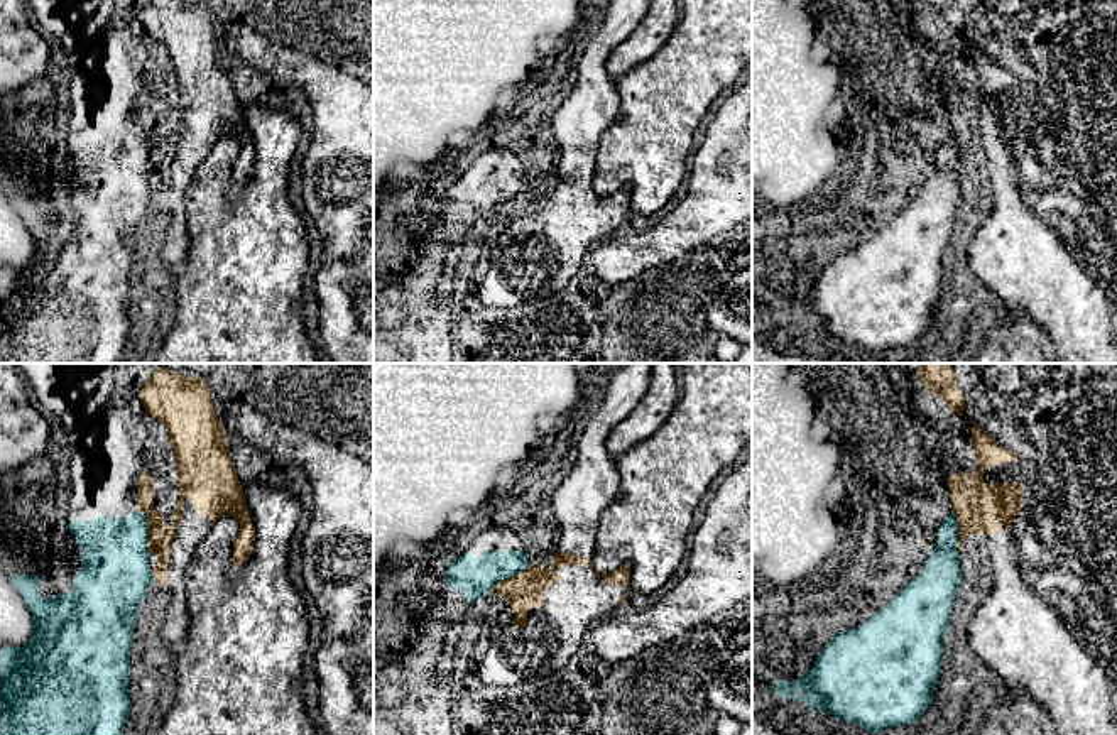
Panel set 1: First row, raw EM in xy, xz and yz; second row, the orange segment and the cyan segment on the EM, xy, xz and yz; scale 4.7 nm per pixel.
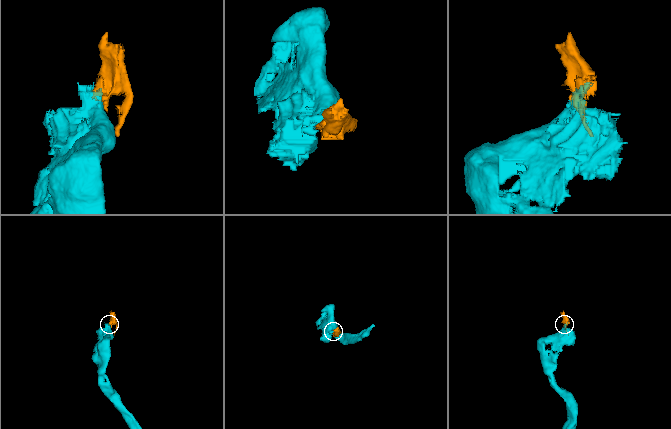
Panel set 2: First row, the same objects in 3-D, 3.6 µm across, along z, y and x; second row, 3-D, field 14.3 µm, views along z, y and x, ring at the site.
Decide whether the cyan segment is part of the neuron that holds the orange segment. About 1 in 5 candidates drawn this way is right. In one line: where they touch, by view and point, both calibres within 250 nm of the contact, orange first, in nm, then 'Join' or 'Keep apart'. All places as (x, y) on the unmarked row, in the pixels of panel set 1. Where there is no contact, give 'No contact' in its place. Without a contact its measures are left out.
Touches orange at xy (149, 152). Thickness 120 nm (orange) against 320 nm. Keep apart

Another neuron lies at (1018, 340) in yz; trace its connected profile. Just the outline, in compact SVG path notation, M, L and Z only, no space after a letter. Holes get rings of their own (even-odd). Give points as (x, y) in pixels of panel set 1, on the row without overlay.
M1021 308L1000 321L967 363L1058 363L1046 331Z

